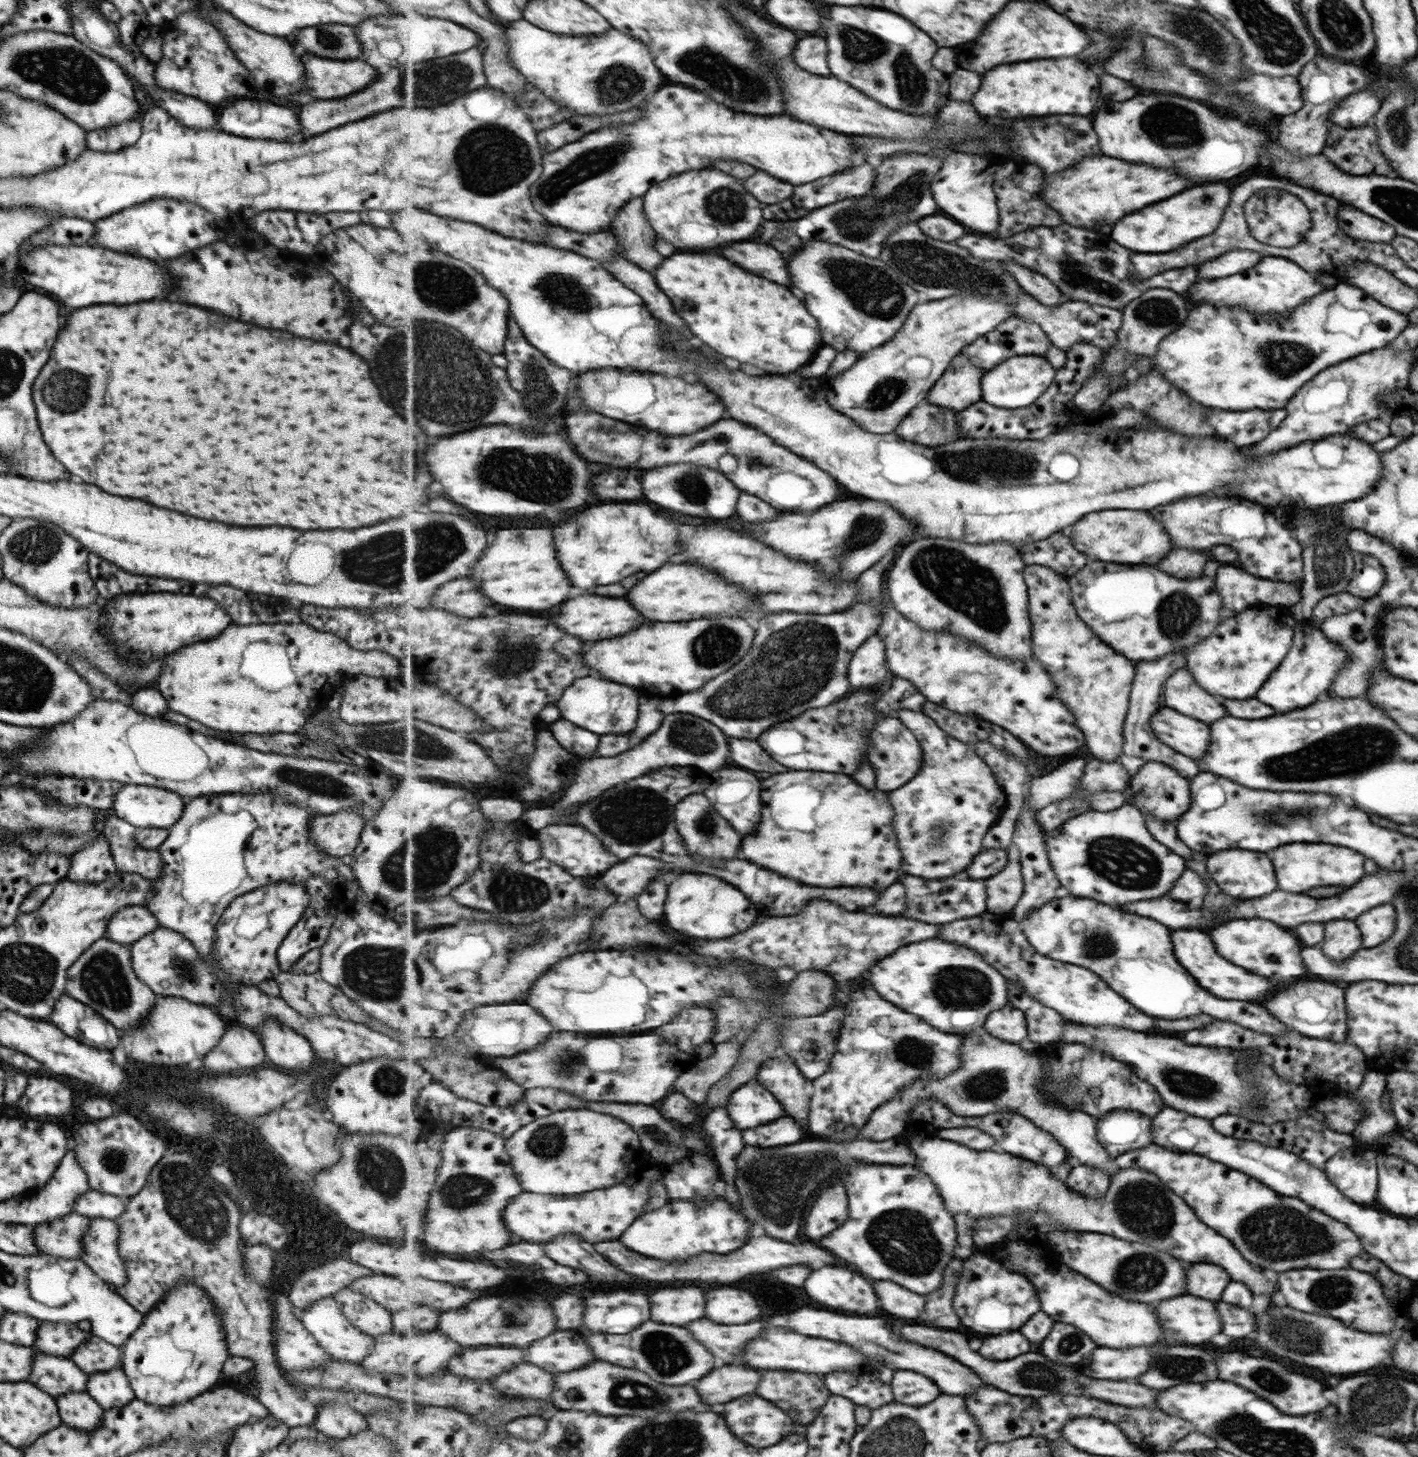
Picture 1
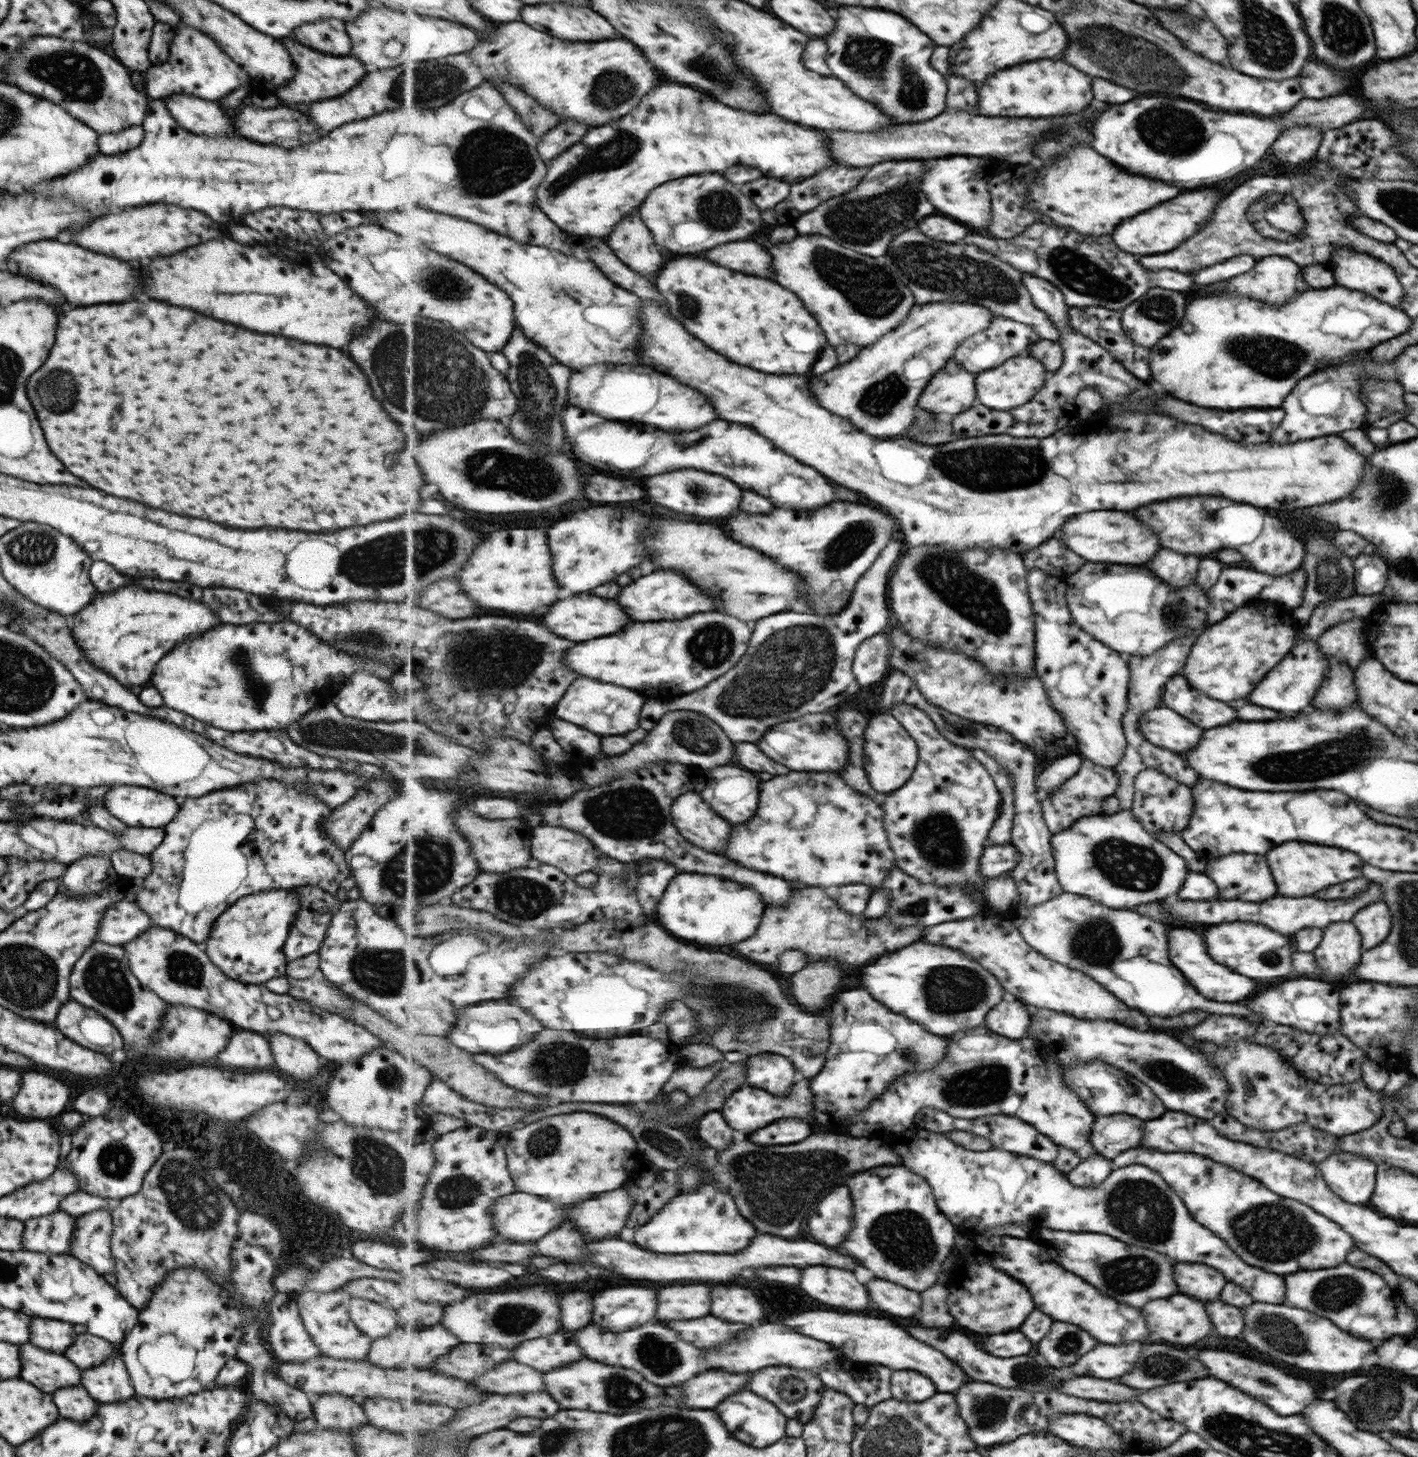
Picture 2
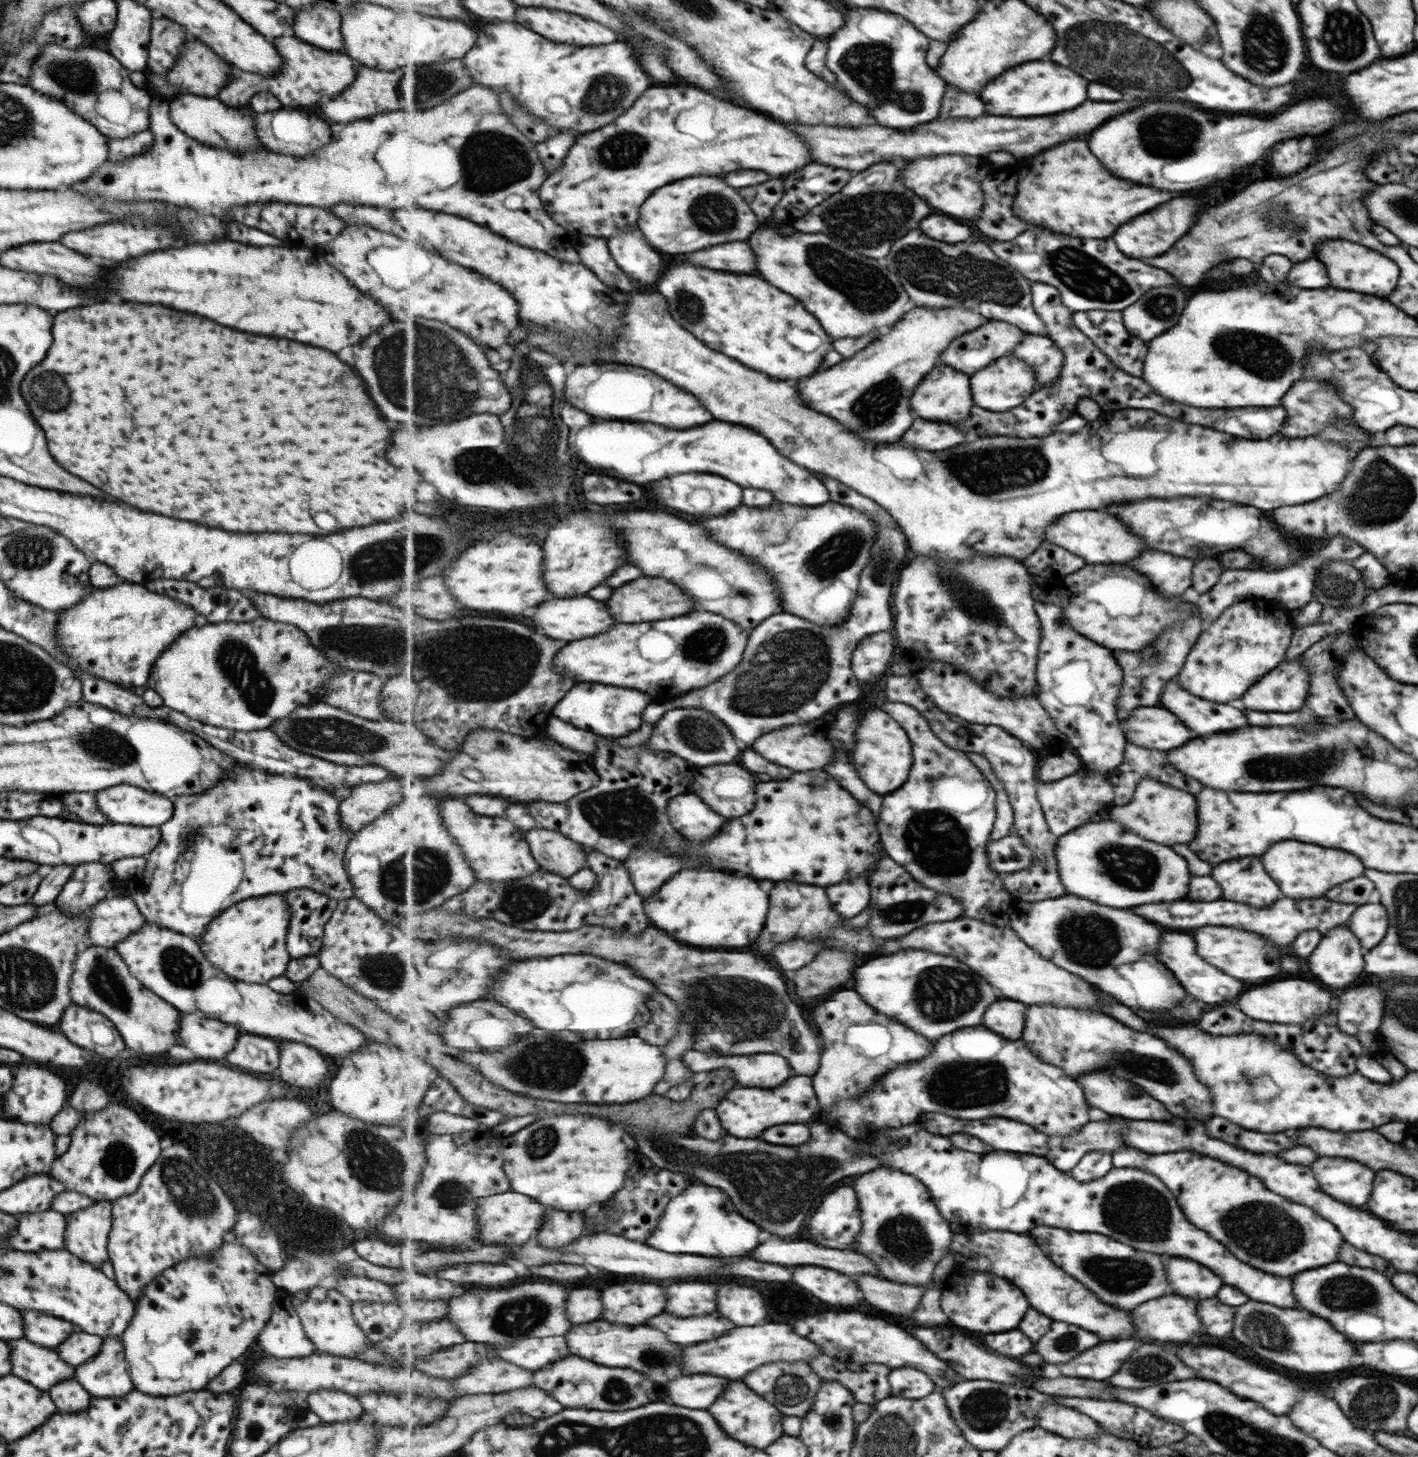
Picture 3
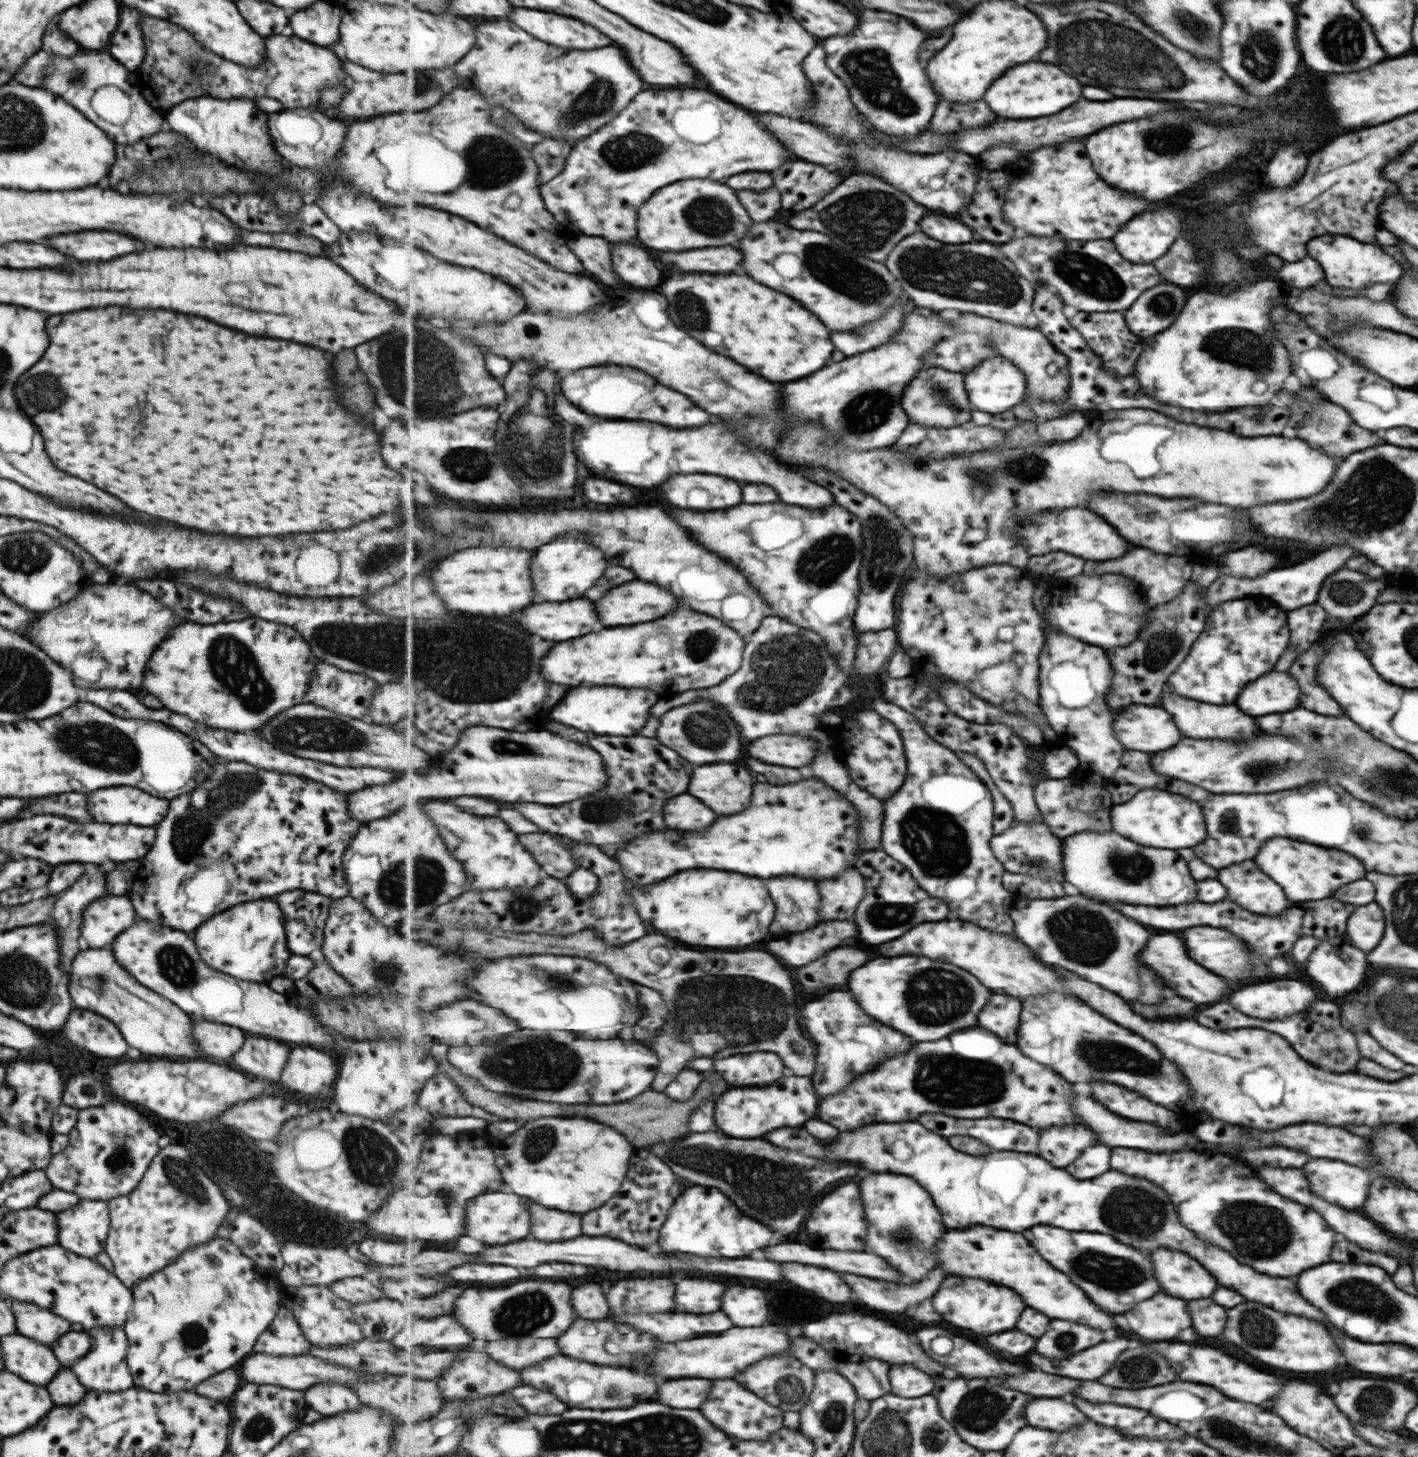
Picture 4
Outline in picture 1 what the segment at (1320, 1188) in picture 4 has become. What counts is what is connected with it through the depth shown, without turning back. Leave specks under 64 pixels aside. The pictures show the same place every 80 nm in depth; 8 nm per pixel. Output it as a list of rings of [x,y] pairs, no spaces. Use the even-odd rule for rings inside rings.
[[[1351,1146],[1333,1155],[1323,1172],[1349,1200],[1372,1205],[1377,1199],[1379,1173],[1374,1151]]]

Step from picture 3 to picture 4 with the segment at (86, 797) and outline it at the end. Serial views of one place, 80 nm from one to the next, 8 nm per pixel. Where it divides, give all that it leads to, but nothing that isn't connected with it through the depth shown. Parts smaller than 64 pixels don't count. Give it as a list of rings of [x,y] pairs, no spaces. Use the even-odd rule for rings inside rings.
[[[66,792],[48,797],[37,797],[28,802],[28,811],[33,815],[58,815],[90,823],[92,818],[86,811],[84,793]]]

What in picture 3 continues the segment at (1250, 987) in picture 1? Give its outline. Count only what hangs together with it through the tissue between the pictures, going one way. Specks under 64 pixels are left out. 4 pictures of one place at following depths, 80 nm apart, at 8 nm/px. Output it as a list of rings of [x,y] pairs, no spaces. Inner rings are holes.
[[[1167,932],[1165,934],[1165,944],[1159,946],[1156,952],[1159,962],[1167,970],[1173,972],[1173,976],[1180,981],[1180,985],[1185,988],[1185,992],[1189,992],[1195,1000],[1201,1000],[1205,1004],[1211,1002],[1225,1002],[1235,998],[1239,992],[1243,992],[1243,984],[1219,970],[1215,970],[1213,966],[1209,966],[1208,962],[1203,962],[1203,957],[1197,953],[1197,946],[1193,942],[1191,936],[1187,934],[1175,934],[1175,932]]]

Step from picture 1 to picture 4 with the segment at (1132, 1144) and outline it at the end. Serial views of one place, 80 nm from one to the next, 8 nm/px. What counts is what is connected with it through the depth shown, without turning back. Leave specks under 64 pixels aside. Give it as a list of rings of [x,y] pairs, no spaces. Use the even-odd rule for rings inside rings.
[[[1081,1123],[1039,1130],[1038,1152],[1041,1158],[1048,1160],[1055,1168],[1068,1170],[1080,1152],[1088,1146],[1099,1145],[1099,1139],[1092,1130]]]

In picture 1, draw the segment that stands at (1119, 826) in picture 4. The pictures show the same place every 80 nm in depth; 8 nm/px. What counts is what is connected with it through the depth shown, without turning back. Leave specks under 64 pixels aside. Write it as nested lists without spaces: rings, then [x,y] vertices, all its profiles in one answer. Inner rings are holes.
[[[1155,762],[1143,764],[1129,779],[1129,784],[1132,792],[1130,804],[1137,807],[1142,814],[1148,812],[1157,820],[1175,822],[1188,809],[1190,803],[1188,780],[1175,773],[1171,767]]]

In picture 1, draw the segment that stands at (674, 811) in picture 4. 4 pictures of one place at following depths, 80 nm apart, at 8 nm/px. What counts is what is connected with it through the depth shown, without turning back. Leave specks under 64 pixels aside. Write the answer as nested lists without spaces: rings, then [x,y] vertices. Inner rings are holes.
[[[701,792],[686,796],[676,804],[676,825],[681,838],[695,856],[705,858],[739,858],[742,834],[711,804]]]

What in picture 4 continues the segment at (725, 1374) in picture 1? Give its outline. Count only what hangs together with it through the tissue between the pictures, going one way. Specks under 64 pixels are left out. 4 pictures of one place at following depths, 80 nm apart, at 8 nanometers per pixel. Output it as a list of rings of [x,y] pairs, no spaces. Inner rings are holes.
[[[669,1380],[663,1382],[659,1388],[659,1402],[673,1406],[673,1408],[701,1408],[701,1404],[707,1400],[713,1380]]]

